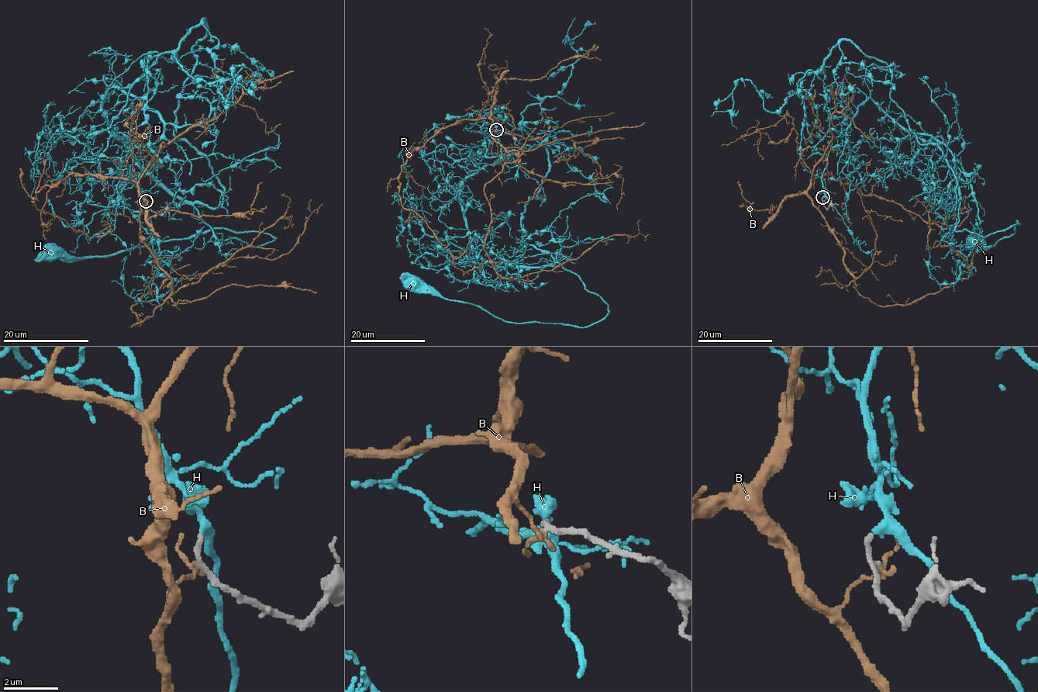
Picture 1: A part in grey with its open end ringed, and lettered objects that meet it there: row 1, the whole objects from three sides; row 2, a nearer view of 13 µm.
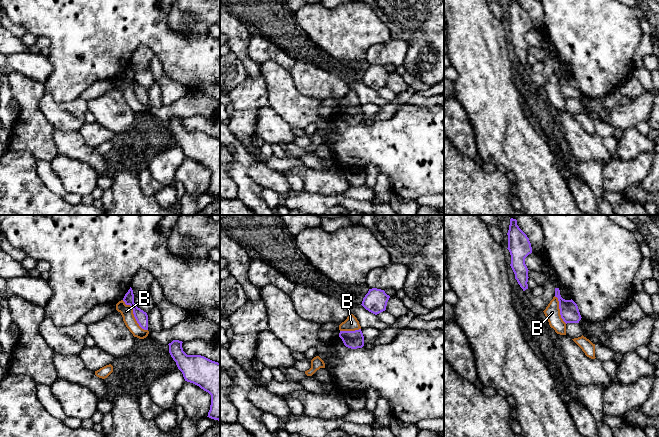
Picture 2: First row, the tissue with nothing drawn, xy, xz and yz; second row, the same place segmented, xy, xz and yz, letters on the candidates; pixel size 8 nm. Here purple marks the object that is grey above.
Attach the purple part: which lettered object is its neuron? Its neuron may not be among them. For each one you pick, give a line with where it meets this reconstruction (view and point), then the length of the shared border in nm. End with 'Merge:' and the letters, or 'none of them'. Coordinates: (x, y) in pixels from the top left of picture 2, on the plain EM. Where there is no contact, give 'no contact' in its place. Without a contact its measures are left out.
H: no contact
Merge: H

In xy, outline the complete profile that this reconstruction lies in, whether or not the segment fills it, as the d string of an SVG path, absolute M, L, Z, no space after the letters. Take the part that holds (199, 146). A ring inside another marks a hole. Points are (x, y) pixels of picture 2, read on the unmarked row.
M182 117L169 119L169 129L182 148L185 157L199 162L211 171L208 192L220 196L220 139L201 131L187 131L182 124Z

